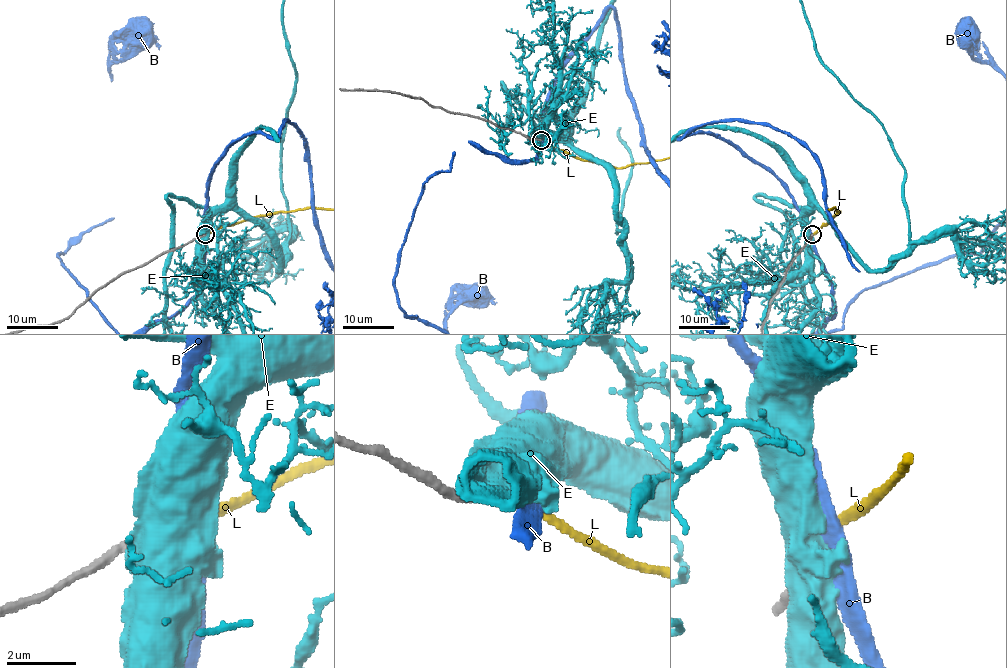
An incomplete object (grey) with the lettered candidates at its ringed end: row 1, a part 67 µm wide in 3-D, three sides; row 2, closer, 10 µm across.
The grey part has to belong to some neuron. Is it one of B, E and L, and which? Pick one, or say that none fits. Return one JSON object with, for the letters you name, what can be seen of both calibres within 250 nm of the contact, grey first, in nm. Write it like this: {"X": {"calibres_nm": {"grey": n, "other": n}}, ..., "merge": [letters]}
{"L": {"calibres_nm": {"grey": 280, "other": 200}}, "merge": ["L"]}

